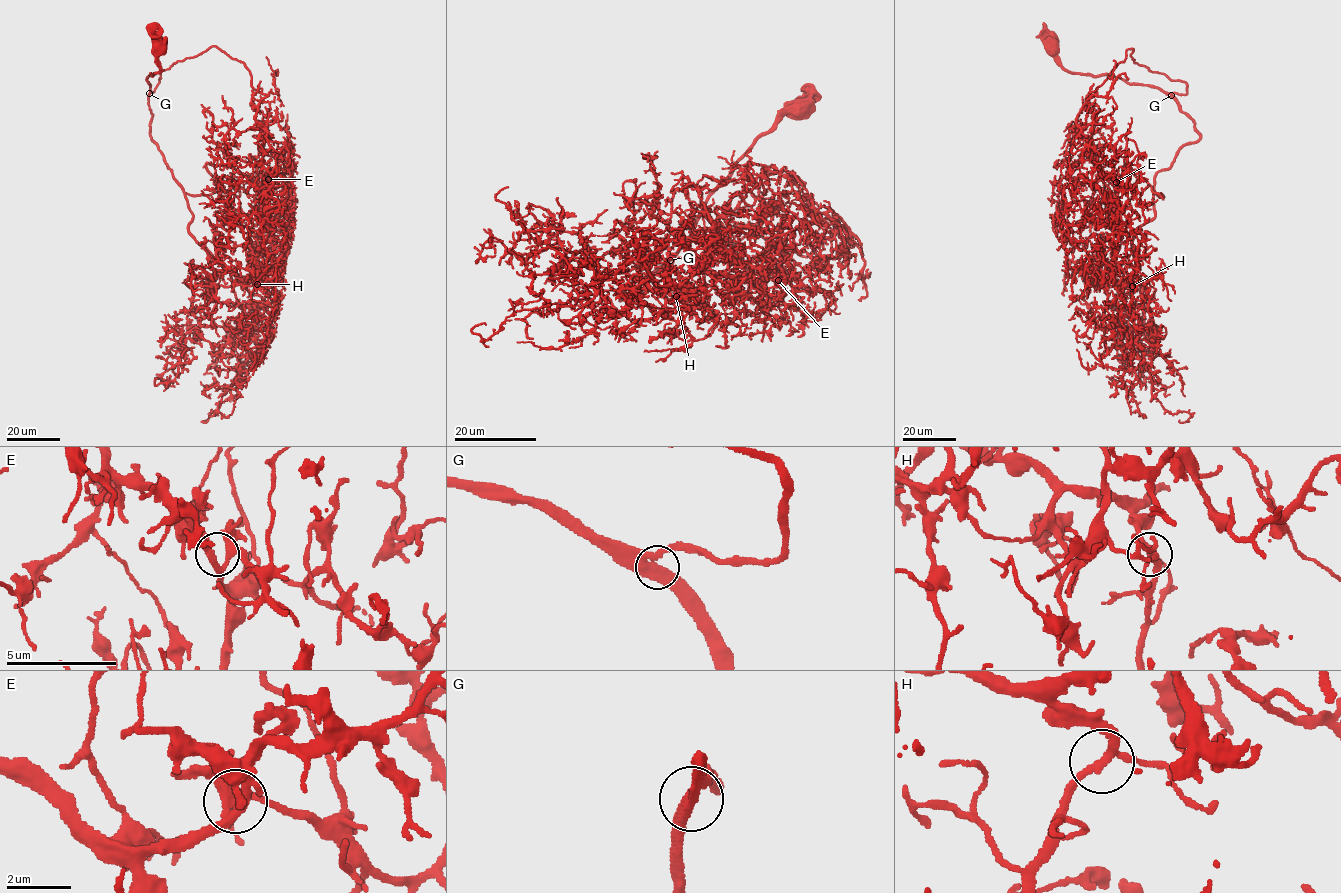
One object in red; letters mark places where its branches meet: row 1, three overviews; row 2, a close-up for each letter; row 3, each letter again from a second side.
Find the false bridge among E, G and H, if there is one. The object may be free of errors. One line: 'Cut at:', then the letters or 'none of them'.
Cut at: none of them

